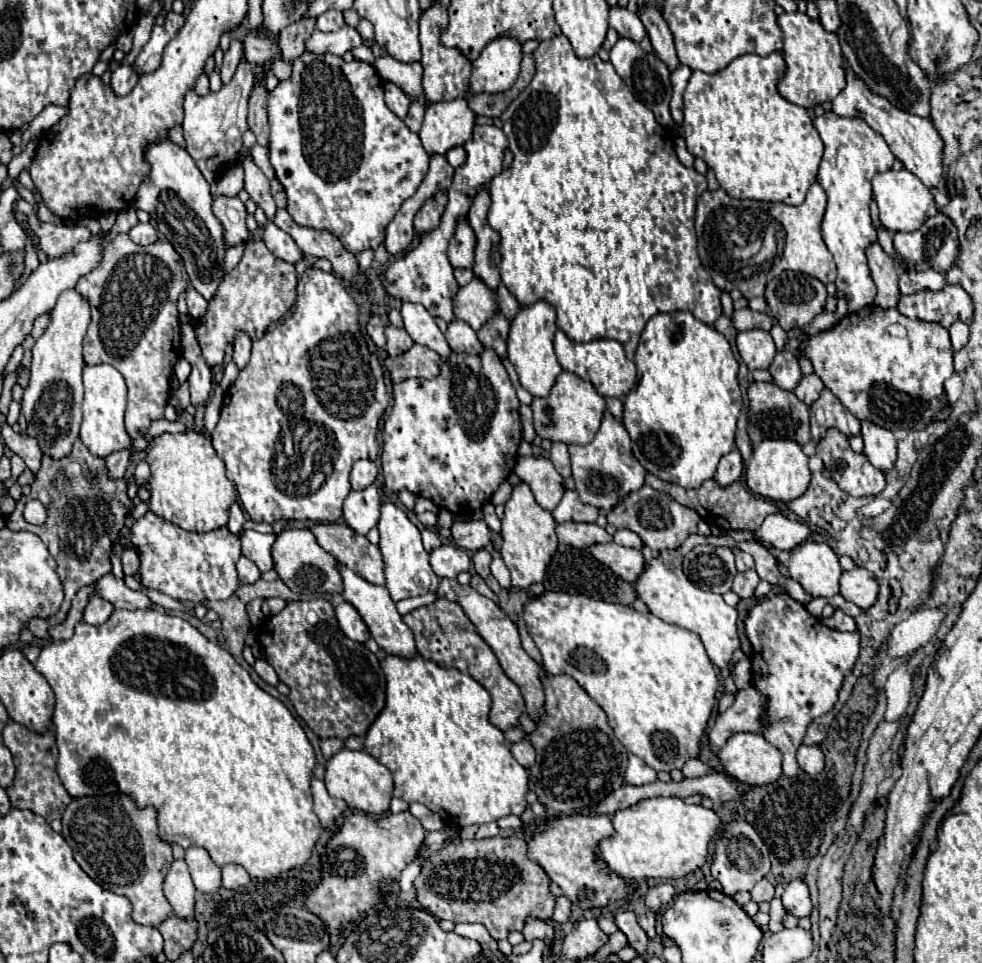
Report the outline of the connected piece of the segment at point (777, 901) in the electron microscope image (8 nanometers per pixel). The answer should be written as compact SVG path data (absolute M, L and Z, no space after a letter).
M774 897L770 901L770 931L776 933L778 929L782 929L782 917L784 917L784 905L782 905L782 899L780 897Z

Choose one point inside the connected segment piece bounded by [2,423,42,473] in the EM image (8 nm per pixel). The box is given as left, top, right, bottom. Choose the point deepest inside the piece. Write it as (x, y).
(26, 447)

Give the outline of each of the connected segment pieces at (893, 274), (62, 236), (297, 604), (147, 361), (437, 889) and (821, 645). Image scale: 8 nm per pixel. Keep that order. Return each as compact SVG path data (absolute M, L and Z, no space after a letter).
M874 243L866 255L868 255L872 279L878 287L878 295L874 303L882 309L896 307L900 299L900 289L898 289L898 271L896 271L894 261L882 251L878 243Z
M18 199L14 203L14 211L20 211L28 217L28 225L34 229L34 233L40 237L40 247L48 255L48 259L56 259L64 253L70 253L70 249L80 243L88 241L92 233L86 227L74 225L72 233L68 233L68 225L52 225L52 223L40 223L32 205L24 199Z
M288 601L280 613L270 617L266 631L262 631L260 635L260 645L264 647L266 661L278 673L278 679L290 687L288 697L296 713L318 737L364 737L372 721L382 713L386 705L386 677L382 673L380 661L364 643L354 643L340 631L330 601Z
M120 233L104 247L102 265L82 275L74 287L90 303L92 313L84 337L84 363L108 363L122 373L128 385L126 431L132 439L142 437L150 423L164 415L170 375L174 363L182 357L176 299L186 285L182 259L166 239L142 247Z
M490 837L482 841L446 841L444 849L436 855L422 845L420 855L428 855L428 861L422 867L422 873L414 881L418 901L426 911L430 911L436 919L450 919L454 923L482 923L494 939L506 939L510 931L520 931L522 921L528 915L550 919L556 897L550 893L550 877L546 871L526 855L526 839L512 837Z
M788 593L774 595L774 599L764 599L754 605L744 625L754 649L752 671L758 677L764 677L762 693L768 697L764 737L782 751L784 775L796 777L800 773L796 749L804 739L806 727L816 717L828 713L838 701L842 681L858 659L860 633L842 633L826 627Z

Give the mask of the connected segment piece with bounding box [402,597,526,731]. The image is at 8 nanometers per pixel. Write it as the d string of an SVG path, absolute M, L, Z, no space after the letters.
M438 597L432 605L418 607L412 613L404 615L402 619L414 631L414 639L416 639L418 653L424 659L434 661L440 667L458 669L460 673L470 675L474 681L478 681L490 693L490 697L492 697L490 723L492 725L496 725L502 731L512 729L512 727L520 727L518 717L522 713L526 713L526 705L524 705L522 693L520 693L518 685L508 679L508 675L500 667L494 651L478 635L476 627L472 625L472 621L466 617L466 613L462 611L462 607L458 603L448 601L444 597Z

